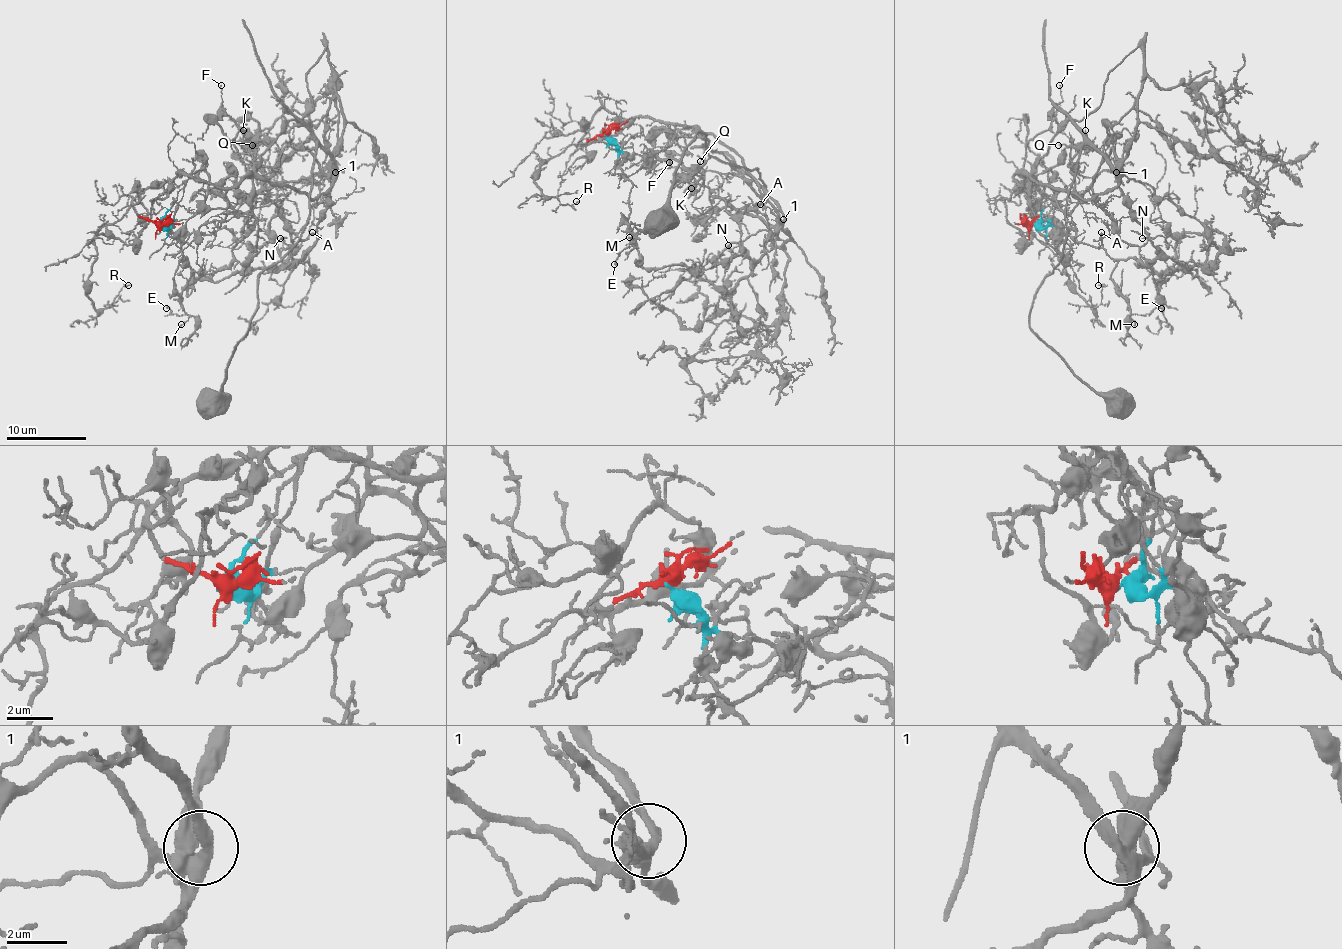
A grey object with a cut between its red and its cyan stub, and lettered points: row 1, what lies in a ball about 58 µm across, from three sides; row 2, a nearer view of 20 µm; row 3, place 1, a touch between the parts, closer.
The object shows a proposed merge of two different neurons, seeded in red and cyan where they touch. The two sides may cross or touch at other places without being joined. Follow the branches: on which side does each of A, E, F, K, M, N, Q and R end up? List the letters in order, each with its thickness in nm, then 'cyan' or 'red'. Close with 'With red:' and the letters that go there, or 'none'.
A: calibre 150 nm; cyan
E: calibre 160 nm; cyan
F: calibre 100 nm; red
K: calibre 100 nm; red
M: calibre 140 nm; cyan
N: calibre 120 nm; cyan
Q: calibre 120 nm; red
R: calibre 90 nm; red
With red: F, K, Q, R

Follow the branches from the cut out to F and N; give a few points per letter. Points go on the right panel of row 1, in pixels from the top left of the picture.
F: (1032, 226), (1040, 194), (1014, 176), (1020, 188), (1026, 144), (1048, 128), (1062, 100), (1060, 84)
N: (1032, 226), (1060, 226), (1115, 259), (1137, 257), (1165, 281), (1163, 273), (1187, 269), (1139, 253), (1141, 237)

